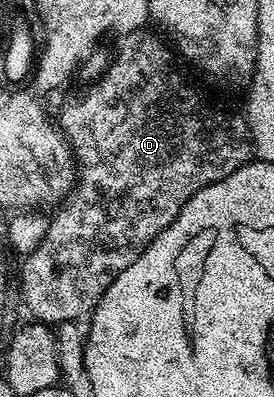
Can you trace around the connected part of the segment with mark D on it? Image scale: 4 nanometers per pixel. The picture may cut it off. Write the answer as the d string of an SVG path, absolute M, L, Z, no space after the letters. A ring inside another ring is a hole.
M141 28L119 39L120 51L109 61L107 70L112 76L120 76L120 126L110 128L104 138L94 136L94 164L88 166L86 160L78 163L79 181L74 191L55 211L56 216L51 217L42 244L23 259L20 294L31 317L45 324L87 319L106 288L176 219L190 196L253 161L247 117L239 118L231 109L207 106L204 94L197 87L195 90L176 67L177 59L169 43L156 34ZM146 94L150 94L150 106L142 108L142 102L146 102L142 98L148 98Z

